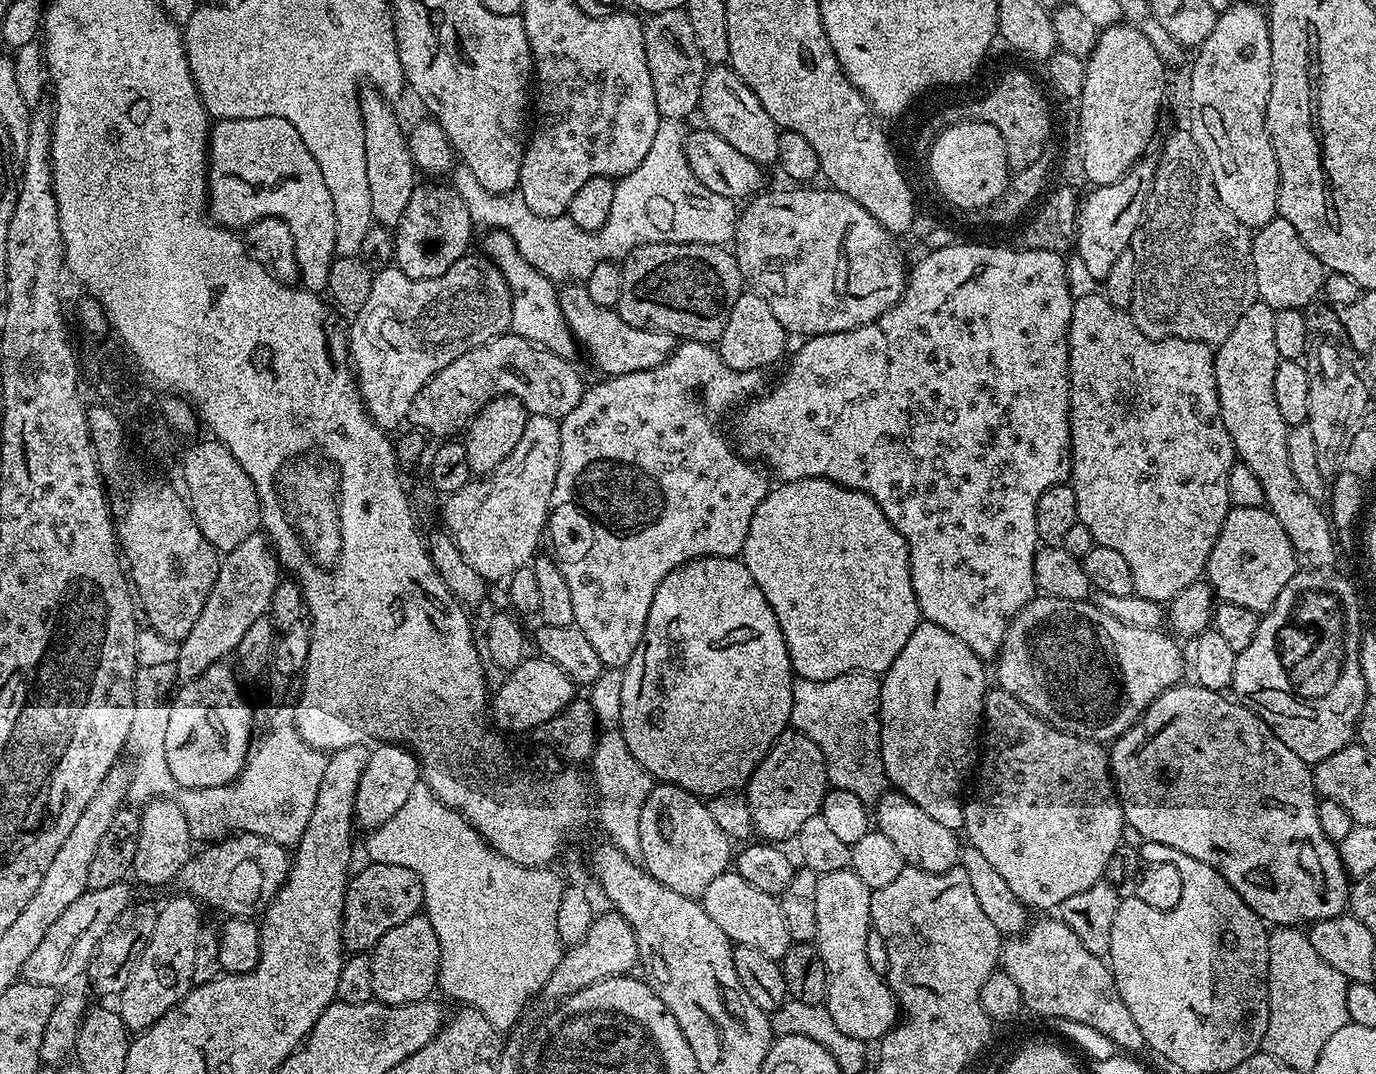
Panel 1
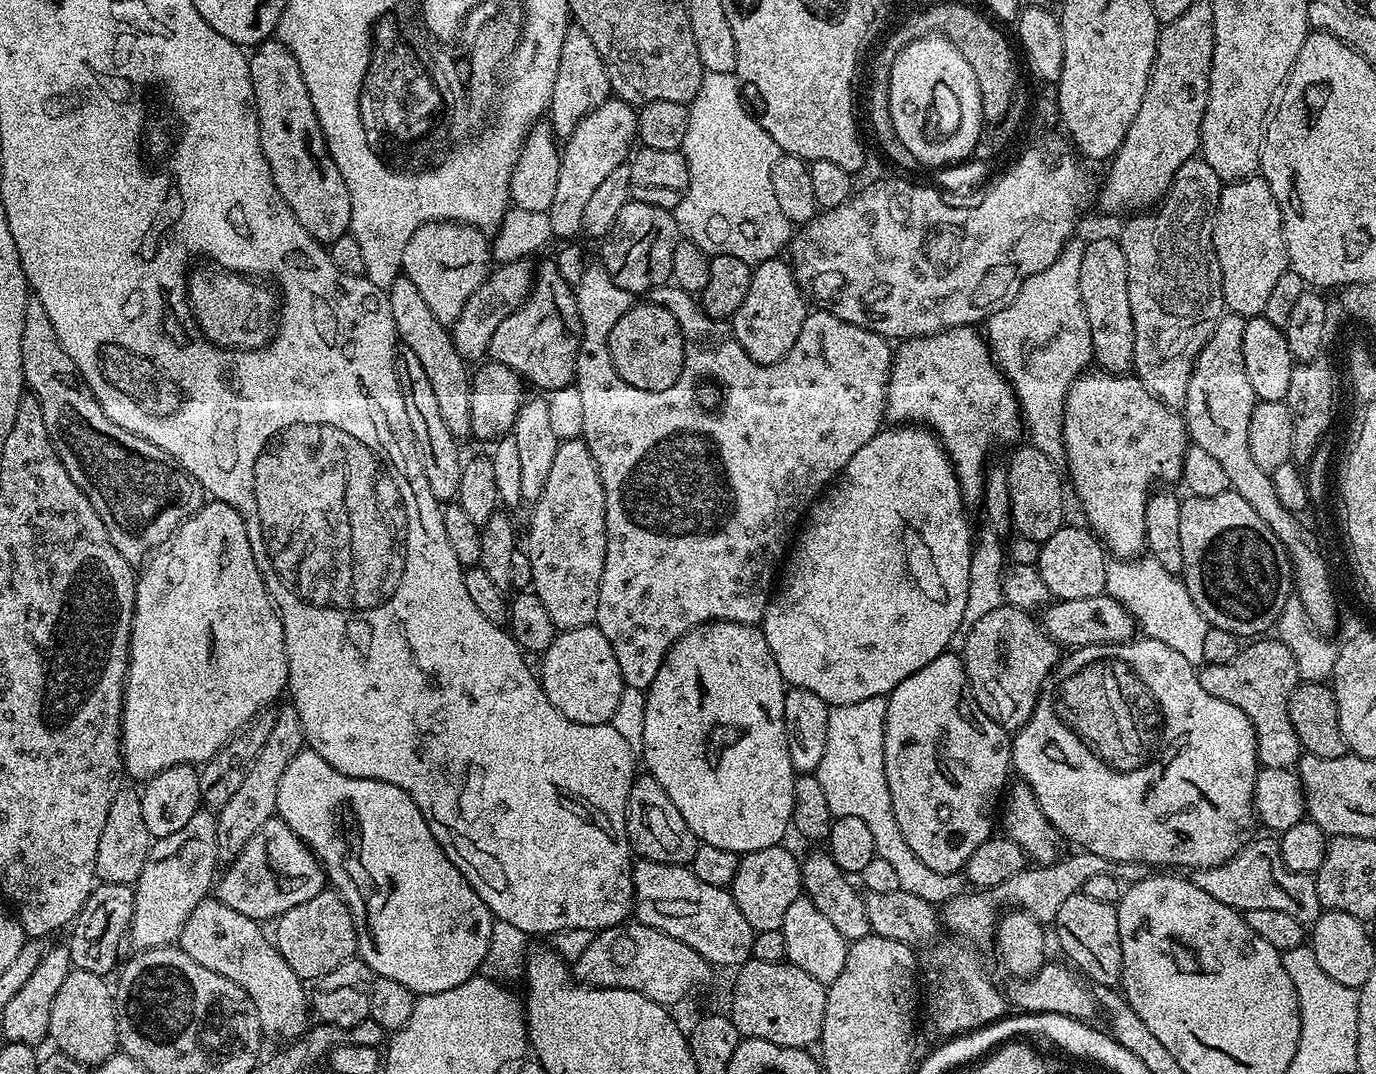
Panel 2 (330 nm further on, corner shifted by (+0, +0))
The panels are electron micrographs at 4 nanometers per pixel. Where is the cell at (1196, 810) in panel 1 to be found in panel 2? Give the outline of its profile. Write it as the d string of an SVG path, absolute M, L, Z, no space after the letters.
M1133 638L1125 644L1099 644L1086 646L1067 653L1062 663L1044 681L1040 689L1040 697L1036 700L1030 718L1012 736L1012 768L1023 783L1030 786L1042 814L1060 832L1065 841L1073 840L1077 849L1098 854L1113 865L1126 862L1138 862L1155 866L1169 864L1172 870L1199 870L1210 866L1222 866L1240 848L1244 847L1248 831L1254 824L1252 795L1258 771L1256 758L1256 731L1238 710L1238 706L1230 706L1230 702L1222 702L1222 698L1214 698L1214 694L1206 694L1202 690L1197 669L1178 650L1170 650L1157 640Z

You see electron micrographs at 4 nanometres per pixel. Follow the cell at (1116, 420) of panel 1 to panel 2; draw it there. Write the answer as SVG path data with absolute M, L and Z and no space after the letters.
M1092 371L1081 372L1066 394L1062 426L1064 460L1068 464L1066 476L1071 491L1080 502L1080 509L1084 511L1087 527L1115 559L1129 561L1139 557L1146 548L1144 515L1151 484L1155 480L1180 480L1184 455L1190 447L1188 425L1179 411L1168 408L1150 394L1136 375Z

